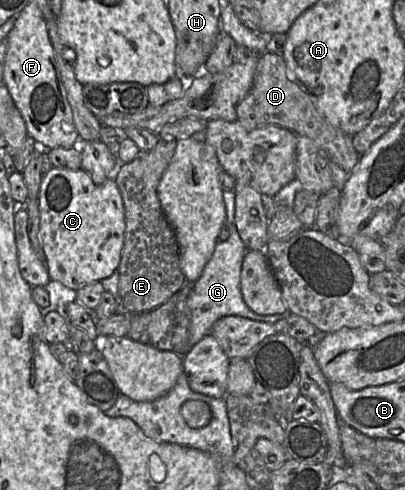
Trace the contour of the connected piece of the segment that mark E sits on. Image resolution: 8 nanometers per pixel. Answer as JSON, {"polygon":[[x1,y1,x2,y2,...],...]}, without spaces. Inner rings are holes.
{"polygon":[[160,138,153,149,149,151,140,150,131,162,119,163,116,184,123,199,126,229,121,261,118,267,119,284,116,297,116,314,151,311,167,302,186,282,180,268,179,246,176,235,163,213,157,193,160,180,171,162,176,146,177,139,165,140]]}

